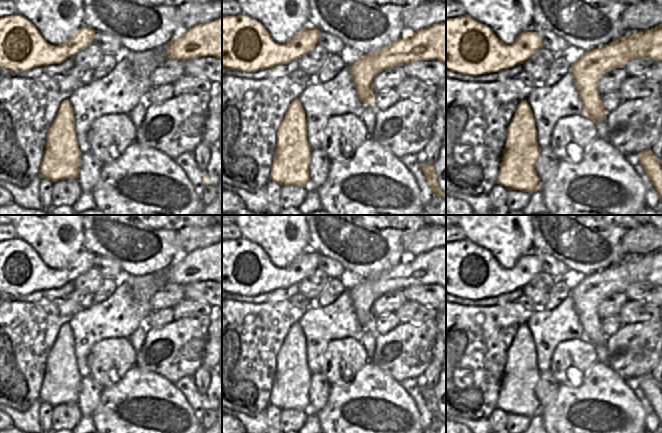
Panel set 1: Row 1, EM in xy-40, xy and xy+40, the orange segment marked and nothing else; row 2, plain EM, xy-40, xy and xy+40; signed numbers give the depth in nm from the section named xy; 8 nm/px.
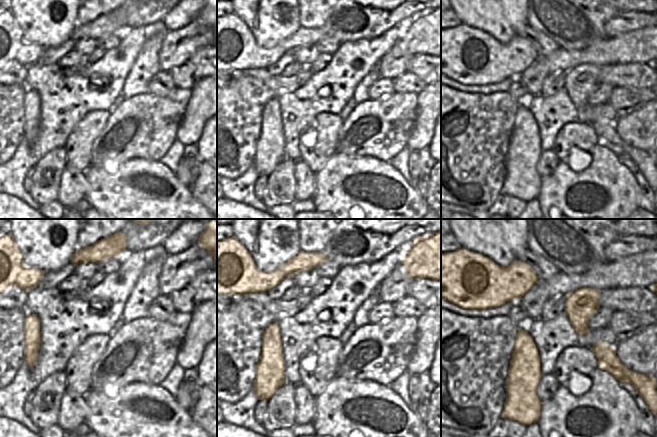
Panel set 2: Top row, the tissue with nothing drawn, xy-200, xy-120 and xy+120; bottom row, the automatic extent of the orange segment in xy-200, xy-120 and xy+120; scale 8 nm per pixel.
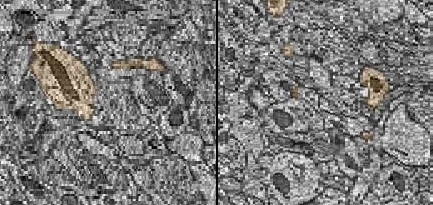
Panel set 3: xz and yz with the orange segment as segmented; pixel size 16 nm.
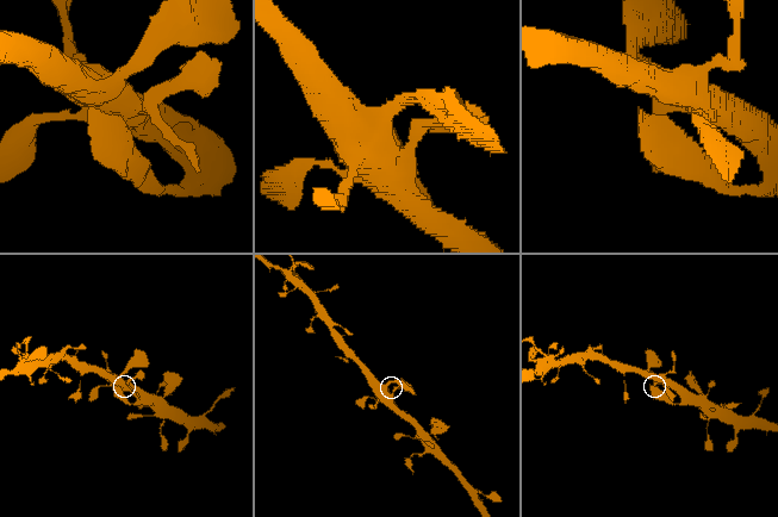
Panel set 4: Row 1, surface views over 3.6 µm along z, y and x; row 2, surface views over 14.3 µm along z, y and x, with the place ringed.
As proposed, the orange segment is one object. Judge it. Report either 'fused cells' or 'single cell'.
single cell

